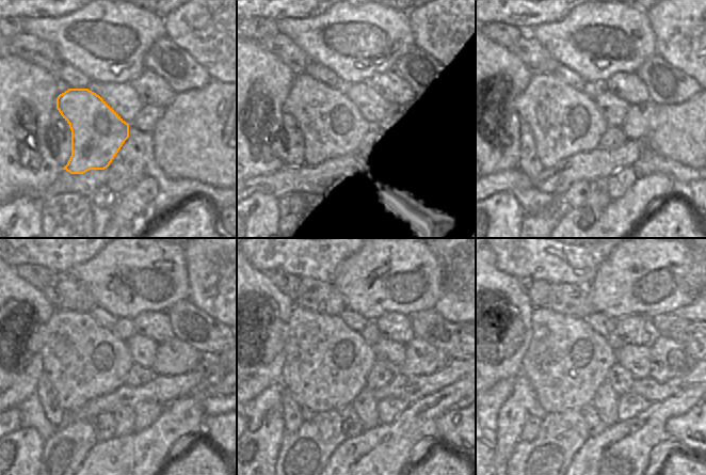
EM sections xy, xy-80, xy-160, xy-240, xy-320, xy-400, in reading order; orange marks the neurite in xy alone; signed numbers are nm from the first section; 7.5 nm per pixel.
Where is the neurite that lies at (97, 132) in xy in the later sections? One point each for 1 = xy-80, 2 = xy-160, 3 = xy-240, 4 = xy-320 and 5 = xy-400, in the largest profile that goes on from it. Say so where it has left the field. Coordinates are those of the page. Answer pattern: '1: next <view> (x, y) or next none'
1: next xy-80 (333, 127)
2: next xy-160 (564, 121)
3: next xy-240 (84, 361)
4: next xy-320 (326, 363)
5: next xy-400 (566, 361)

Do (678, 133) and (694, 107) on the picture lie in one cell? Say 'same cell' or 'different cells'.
same cell

